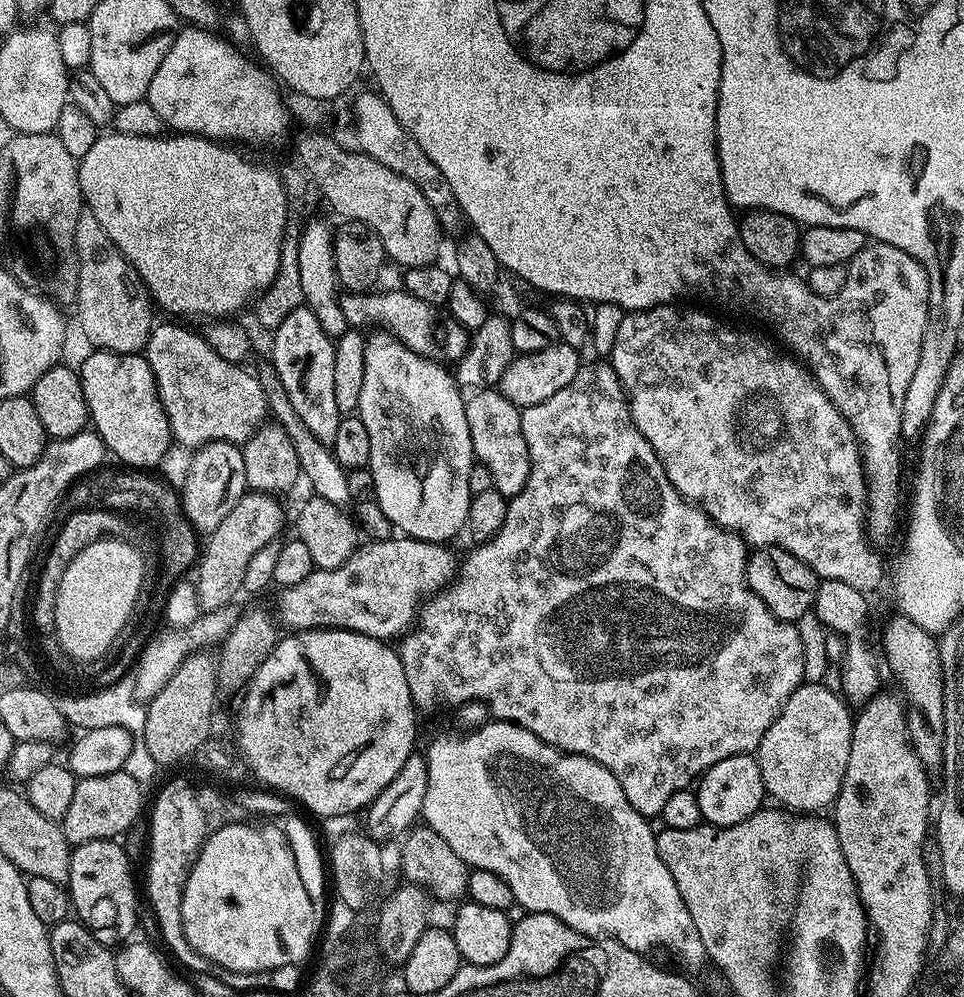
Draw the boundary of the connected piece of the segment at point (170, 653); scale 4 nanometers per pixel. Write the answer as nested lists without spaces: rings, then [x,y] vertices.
[[[232,606],[215,608],[212,612],[201,614],[189,628],[169,627],[167,629],[168,632],[160,632],[157,636],[155,633],[145,643],[134,665],[137,698],[141,702],[152,700],[154,694],[158,694],[158,690],[162,690],[162,686],[166,686],[166,682],[170,682],[174,670],[178,670],[178,666],[182,666],[184,660],[187,660],[193,654],[199,653],[201,650],[208,650],[211,644],[216,646],[224,641],[228,637],[229,630],[236,625],[238,619],[238,612],[235,612],[234,609],[235,607]]]

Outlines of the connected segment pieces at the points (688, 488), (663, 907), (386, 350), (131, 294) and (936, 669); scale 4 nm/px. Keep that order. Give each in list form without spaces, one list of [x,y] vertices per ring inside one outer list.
[[[660,304],[656,308],[644,308],[640,312],[628,312],[622,318],[622,327],[618,330],[618,338],[614,342],[614,350],[610,353],[610,363],[614,371],[616,371],[616,378],[623,386],[628,398],[628,409],[632,412],[632,421],[636,429],[642,434],[642,438],[646,438],[646,442],[650,442],[650,446],[654,450],[654,454],[658,458],[658,462],[662,462],[662,470],[666,470],[666,478],[670,478],[670,482],[674,487],[683,494],[685,500],[692,501],[693,504],[703,508],[704,513],[712,519],[715,524],[720,524],[724,528],[731,529],[744,537],[749,545],[756,548],[765,548],[767,544],[778,546],[782,550],[786,550],[790,554],[794,554],[794,558],[798,558],[802,562],[806,562],[806,566],[814,569],[820,580],[833,580],[834,582],[846,582],[849,586],[854,586],[854,590],[871,594],[876,587],[884,580],[884,568],[880,565],[879,560],[875,554],[871,552],[873,549],[866,541],[866,501],[864,499],[864,468],[860,463],[860,451],[856,443],[856,436],[853,435],[848,423],[840,417],[840,411],[834,406],[834,402],[830,402],[828,395],[820,389],[816,379],[812,377],[811,372],[804,367],[803,364],[797,362],[791,355],[785,354],[783,351],[775,352],[768,344],[763,344],[756,336],[751,336],[748,332],[735,332],[732,328],[727,328],[724,324],[719,324],[712,315],[707,311],[695,312],[695,307],[692,306],[673,306],[670,304]]]
[[[493,719],[483,724],[477,732],[452,736],[446,737],[445,740],[434,741],[429,746],[428,752],[426,751],[429,777],[422,820],[427,827],[434,830],[434,834],[438,834],[438,838],[445,840],[446,846],[450,846],[450,850],[454,850],[454,854],[458,854],[458,858],[462,858],[462,862],[467,864],[469,869],[481,868],[490,870],[490,874],[498,874],[498,878],[502,878],[502,882],[510,886],[513,901],[517,905],[521,904],[525,913],[550,914],[584,936],[616,940],[639,953],[648,952],[650,951],[648,949],[654,946],[666,946],[682,956],[689,973],[700,972],[709,965],[706,946],[699,937],[694,918],[691,918],[685,902],[681,900],[673,875],[658,854],[656,838],[648,824],[649,819],[634,810],[634,806],[631,806],[625,791],[622,790],[621,783],[614,778],[614,774],[610,774],[610,770],[606,770],[604,766],[585,756],[573,756],[570,752],[561,752],[559,748],[542,742],[542,738],[530,734],[530,730],[505,720]]]
[[[376,330],[373,336],[369,335],[364,342],[364,358],[366,360],[366,374],[362,377],[362,398],[358,415],[366,431],[370,434],[370,462],[367,469],[374,478],[374,490],[376,491],[376,501],[378,506],[382,506],[382,514],[392,523],[393,529],[397,533],[414,540],[425,540],[431,544],[444,544],[451,536],[456,536],[465,531],[468,523],[468,511],[472,501],[472,491],[470,490],[470,470],[474,463],[472,455],[472,443],[470,442],[470,425],[466,422],[466,400],[462,395],[462,389],[456,382],[455,375],[443,363],[435,360],[428,360],[410,350],[387,330]]]
[[[87,210],[81,211],[74,234],[70,237],[71,243],[76,243],[74,255],[76,258],[76,316],[80,319],[80,328],[84,331],[86,339],[92,343],[91,347],[105,352],[122,352],[125,354],[136,354],[148,343],[148,336],[152,333],[154,319],[152,320],[152,308],[154,301],[148,295],[148,288],[142,282],[138,270],[130,266],[130,262],[110,242],[106,230],[98,223],[98,218]]]
[[[903,614],[890,619],[882,632],[882,658],[902,686],[902,704],[908,720],[908,741],[925,770],[939,769],[944,762],[944,676],[941,674],[939,641],[916,622]]]

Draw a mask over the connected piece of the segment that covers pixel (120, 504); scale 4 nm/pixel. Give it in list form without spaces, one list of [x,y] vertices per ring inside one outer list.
[[[101,466],[87,476],[81,476],[66,493],[66,504],[74,512],[84,508],[104,508],[107,512],[137,512],[140,516],[152,520],[160,531],[160,580],[164,586],[171,586],[177,580],[187,577],[193,571],[202,551],[198,533],[186,518],[181,497],[168,484],[155,480],[152,474],[144,470],[133,470],[127,466],[108,468]]]

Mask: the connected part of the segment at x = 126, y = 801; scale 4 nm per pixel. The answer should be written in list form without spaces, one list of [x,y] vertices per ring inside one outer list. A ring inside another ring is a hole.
[[[118,771],[108,776],[85,776],[77,779],[74,798],[66,806],[62,821],[65,838],[72,846],[120,838],[120,835],[140,816],[140,807],[144,804],[142,786],[130,774]]]

